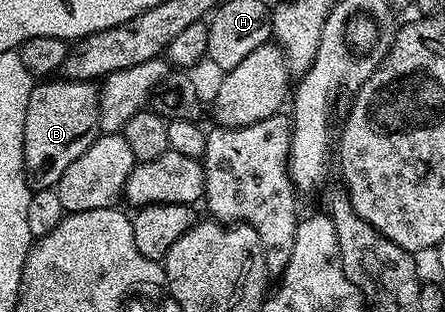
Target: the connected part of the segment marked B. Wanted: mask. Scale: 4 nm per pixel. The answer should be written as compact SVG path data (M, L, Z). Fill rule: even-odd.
M64 76L56 80L38 81L27 100L27 116L23 128L25 169L32 181L37 181L36 185L41 188L56 187L63 172L67 172L67 167L79 160L87 148L91 148L100 130L99 90L92 81L78 81Z

